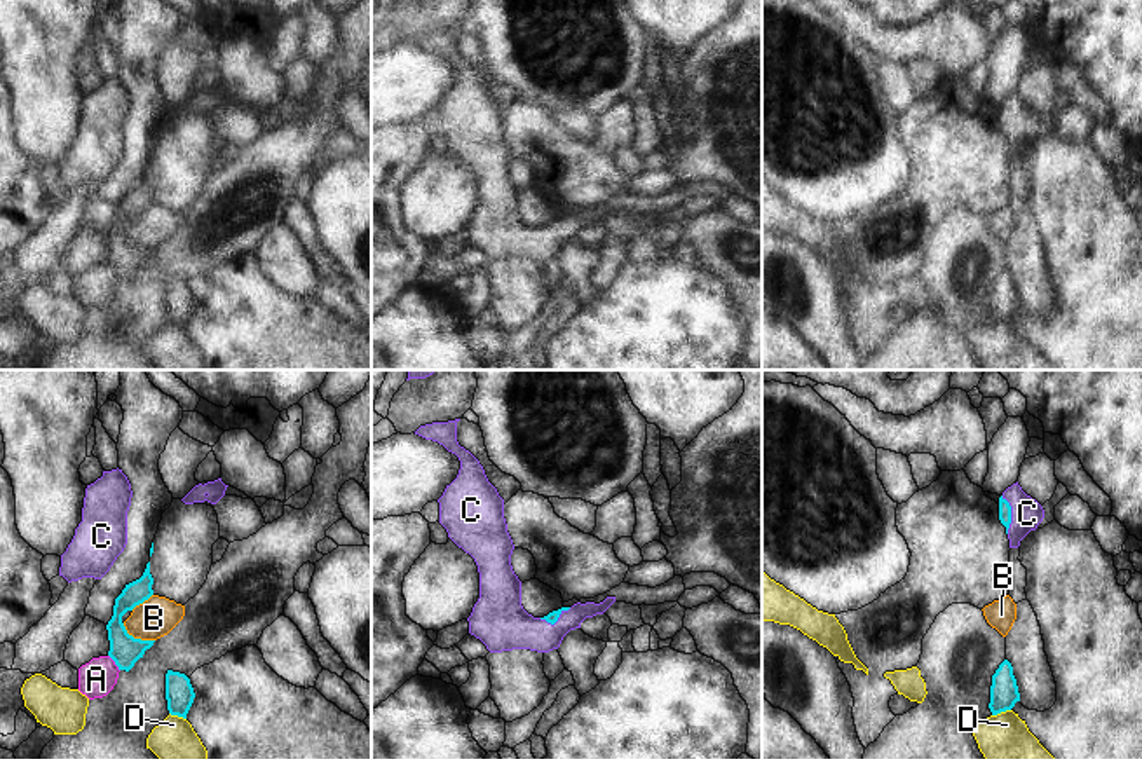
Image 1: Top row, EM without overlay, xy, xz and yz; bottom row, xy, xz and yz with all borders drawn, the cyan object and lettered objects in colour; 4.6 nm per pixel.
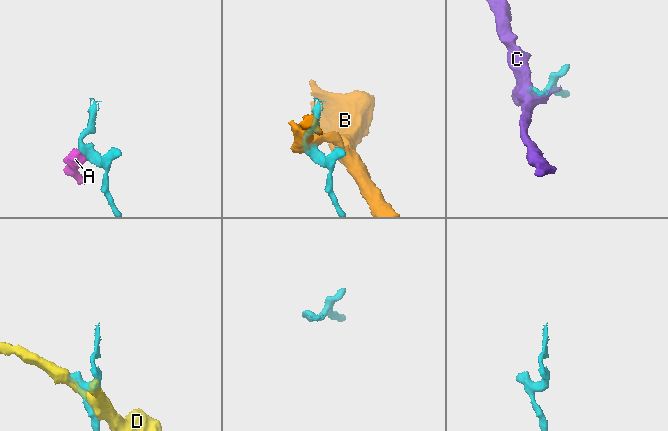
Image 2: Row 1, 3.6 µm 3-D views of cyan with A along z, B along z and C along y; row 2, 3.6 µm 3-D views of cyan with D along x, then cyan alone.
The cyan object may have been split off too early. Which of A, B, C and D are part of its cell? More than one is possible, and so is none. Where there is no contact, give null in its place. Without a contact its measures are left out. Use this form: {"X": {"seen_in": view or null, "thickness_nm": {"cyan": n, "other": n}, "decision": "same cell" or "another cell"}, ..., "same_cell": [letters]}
{"A": {"seen_in": "xy", "thickness_nm": {"cyan": 140, "other": 170}, "decision": "another cell"}, "B": {"seen_in": "xy", "thickness_nm": {"cyan": 140, "other": 180}, "decision": "another cell"}, "C": {"seen_in": "yz", "thickness_nm": {"cyan": 60, "other": 150}, "decision": "same cell"}, "D": {"seen_in": "yz", "thickness_nm": {"cyan": 130, "other": 280}, "decision": "another cell"}, "same_cell": ["C"]}

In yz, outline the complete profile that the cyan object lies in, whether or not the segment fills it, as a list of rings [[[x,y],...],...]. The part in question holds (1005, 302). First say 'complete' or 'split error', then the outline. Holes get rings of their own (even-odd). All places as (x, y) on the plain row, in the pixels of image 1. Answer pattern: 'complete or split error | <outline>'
complete | [[[1004,269],[992,284],[989,318],[992,325],[997,325],[1011,319],[1016,311],[1020,311],[1020,302],[1013,284],[1013,276],[1008,269]]]

